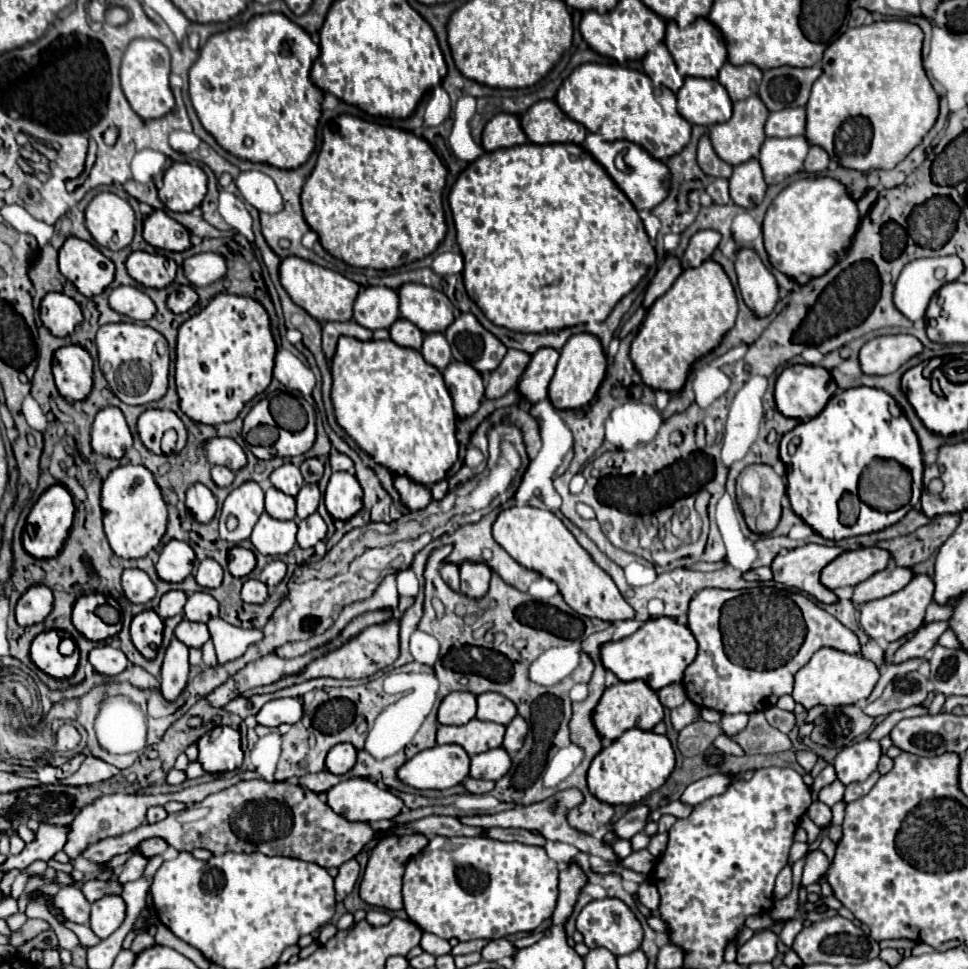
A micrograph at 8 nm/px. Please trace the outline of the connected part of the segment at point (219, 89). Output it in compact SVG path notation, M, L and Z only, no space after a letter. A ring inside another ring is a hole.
M278 12L254 16L248 24L210 36L196 64L190 68L190 100L202 126L228 154L242 160L264 162L282 170L302 166L316 146L316 126L324 100L324 92L310 80L310 68L318 54L320 48L312 38ZM248 136L252 138L252 146L244 146L244 138Z

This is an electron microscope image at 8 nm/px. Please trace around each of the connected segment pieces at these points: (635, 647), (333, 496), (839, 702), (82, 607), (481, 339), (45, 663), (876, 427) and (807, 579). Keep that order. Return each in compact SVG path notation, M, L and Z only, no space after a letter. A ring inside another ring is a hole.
M652 618L642 624L632 636L622 640L612 640L600 646L602 666L614 672L622 682L644 680L652 690L660 690L668 684L682 682L686 666L696 658L696 638L688 626L680 626L674 618Z
M334 472L330 476L324 502L328 512L338 520L348 520L362 510L362 488L354 474Z
M820 648L810 662L796 672L794 692L792 698L810 710L816 704L822 706L844 706L844 704L858 704L870 696L878 682L880 674L874 662L862 658L860 654L846 654L834 648Z
M92 592L92 594L80 596L74 604L74 610L72 610L71 619L76 630L82 632L88 640L94 640L94 642L100 642L100 640L106 640L106 638L118 634L120 626L122 626L120 622L110 626L94 614L94 608L103 604L119 607L118 601L112 596L108 597L104 594L98 594L98 592Z
M458 314L446 330L446 340L452 346L454 360L470 364L480 374L498 368L508 350L494 334L482 328L474 314Z
M46 630L34 638L30 654L32 654L34 664L40 670L44 670L52 678L64 680L76 672L80 654L78 650L74 650L70 656L62 656L58 652L60 640L62 640L62 634L58 630Z
M858 386L858 388L850 388L844 392L838 392L830 398L830 402L826 404L826 408L810 420L800 422L794 430L790 430L788 434L784 434L782 442L780 442L780 458L786 466L786 476L788 476L788 498L792 502L792 510L808 524L812 526L820 536L828 538L828 540L842 540L842 538L850 538L850 536L858 536L858 534L870 534L870 532L878 532L884 530L892 524L899 522L914 506L918 506L920 502L920 494L922 494L922 472L924 472L924 462L922 462L922 450L918 444L918 436L912 428L912 424L908 422L908 418L894 418L890 414L890 404L896 404L894 398L878 388L868 388L868 386ZM872 458L888 458L888 460L896 460L900 462L904 468L910 470L914 482L912 482L912 496L910 502L902 508L894 512L879 512L860 503L860 513L854 526L844 526L838 520L838 500L844 492L858 491L860 472L864 470L864 466L872 460Z
M806 544L794 550L780 552L770 568L774 574L774 580L796 588L800 592L806 592L808 596L816 598L818 602L832 604L836 602L836 594L820 584L820 570L830 564L838 554L844 550L838 546L820 546L820 544Z

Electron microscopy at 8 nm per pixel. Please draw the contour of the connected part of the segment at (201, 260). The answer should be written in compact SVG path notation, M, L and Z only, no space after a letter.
M204 252L186 258L182 270L192 286L210 286L226 274L226 262L220 254Z

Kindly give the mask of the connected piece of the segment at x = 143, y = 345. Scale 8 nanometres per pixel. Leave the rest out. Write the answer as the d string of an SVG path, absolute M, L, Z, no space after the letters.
M136 322L104 324L96 334L96 346L100 370L104 372L110 390L124 404L148 404L166 394L170 354L168 342L160 332Z

